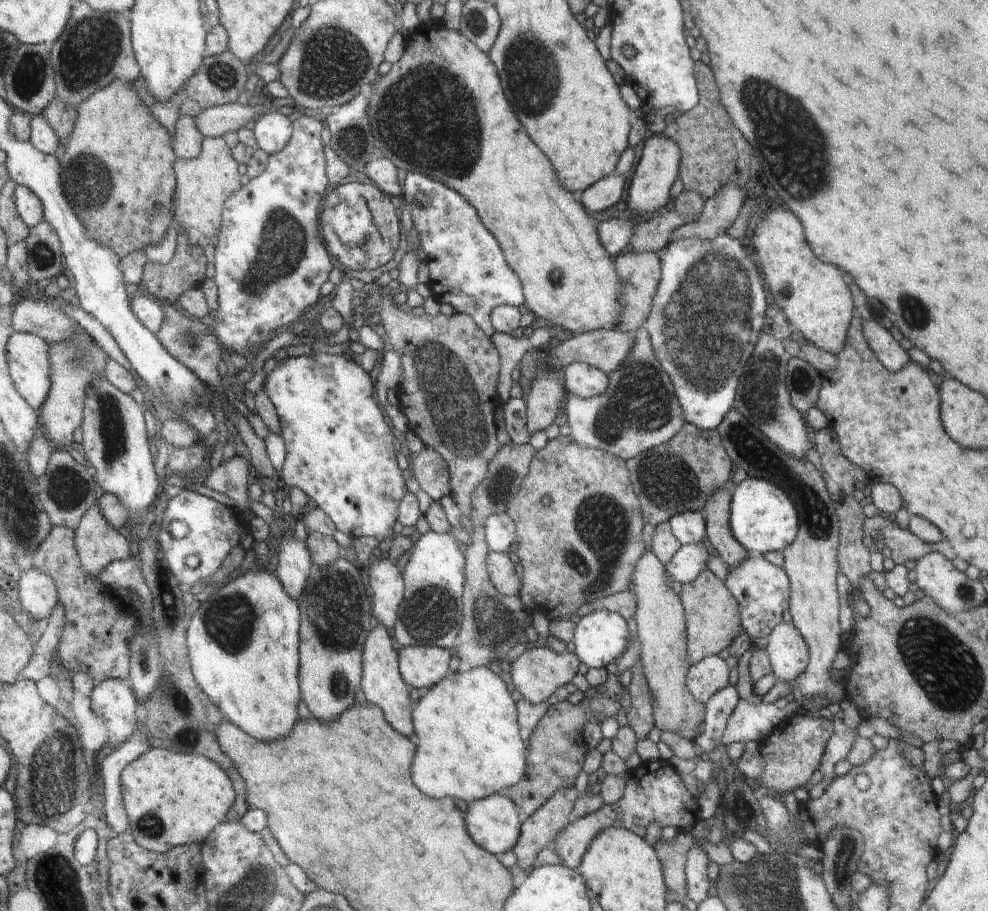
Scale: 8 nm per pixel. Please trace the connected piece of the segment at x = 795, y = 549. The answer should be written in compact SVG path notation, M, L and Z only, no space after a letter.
M730 409L727 416L723 418L722 424L717 429L720 432L720 438L723 446L727 449L731 460L735 462L737 468L742 468L749 477L764 479L770 481L776 486L787 492L791 501L795 503L795 509L798 511L798 532L791 545L786 546L781 551L784 555L783 569L786 571L786 578L790 580L790 612L793 618L793 625L803 634L805 641L809 646L810 662L805 671L796 678L801 687L805 699L818 694L828 694L842 700L842 688L830 680L828 668L832 666L838 648L841 648L840 642L840 622L838 622L838 590L836 590L836 574L838 574L838 518L834 512L834 503L830 500L831 494L826 490L824 481L816 467L808 459L797 459L782 450L780 445L773 443L766 435L761 434L761 430L756 428L750 422L744 422L744 416Z

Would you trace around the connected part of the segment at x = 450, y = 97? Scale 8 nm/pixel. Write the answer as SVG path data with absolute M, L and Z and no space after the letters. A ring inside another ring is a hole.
M444 23L439 26L434 24L420 24L415 30L407 36L404 53L401 58L392 63L390 71L380 77L380 82L373 86L373 93L369 98L367 106L368 120L371 122L371 131L378 147L383 156L389 158L398 169L403 168L407 172L417 172L428 175L438 182L444 183L448 188L463 195L472 206L476 206L479 217L482 219L484 226L500 242L504 250L505 258L512 270L519 276L525 304L532 311L540 322L545 325L558 325L572 334L596 330L602 327L617 326L617 320L621 306L621 294L623 293L623 283L619 279L619 273L615 269L615 258L608 254L606 247L599 239L598 227L594 219L589 215L583 203L576 200L574 195L563 188L559 183L553 166L548 162L548 158L536 148L536 144L530 140L528 133L522 126L522 123L516 118L514 111L510 108L502 90L495 64L484 54L484 51L476 46L466 35L459 30L448 29Z

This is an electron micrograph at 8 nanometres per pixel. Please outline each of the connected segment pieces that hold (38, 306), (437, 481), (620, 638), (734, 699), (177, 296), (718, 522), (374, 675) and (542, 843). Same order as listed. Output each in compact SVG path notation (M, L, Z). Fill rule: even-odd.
M32 296L19 300L13 321L16 331L41 336L50 343L67 339L82 329L71 316L60 311L57 304L50 300L36 300Z
M424 446L412 456L412 474L417 478L421 489L434 501L451 494L451 484L447 479L447 464L434 449Z
M602 609L584 615L582 620L576 625L573 642L575 655L582 664L586 664L589 669L611 669L616 660L619 660L629 645L633 637L633 627L631 622L624 619L619 613Z
M728 684L707 700L704 724L694 740L702 760L709 759L708 755L721 743L731 712L740 699L736 687Z
M186 232L179 235L179 249L170 264L154 263L149 261L145 268L144 282L148 292L158 300L168 300L180 303L183 295L192 290L205 286L210 270L210 260L206 256L203 244L192 244L190 235Z
M721 486L707 498L707 504L702 510L706 516L707 539L728 564L728 568L745 561L750 555L732 532L731 501L731 490L727 486Z
M377 623L364 644L364 654L362 654L364 666L362 666L360 687L364 691L364 698L367 702L374 703L383 710L392 728L396 728L400 734L410 736L415 728L412 728L413 718L410 714L410 700L406 694L406 684L404 684L403 676L400 676L401 672L398 672L398 655L394 652L387 626Z
M575 785L564 787L524 820L518 844L513 849L520 868L534 868L536 855L571 824L575 819L571 814L577 797Z

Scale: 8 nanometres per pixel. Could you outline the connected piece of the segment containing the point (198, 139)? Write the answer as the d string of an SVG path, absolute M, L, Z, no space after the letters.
M195 116L181 117L174 137L175 151L179 158L195 159L201 156L206 136Z

